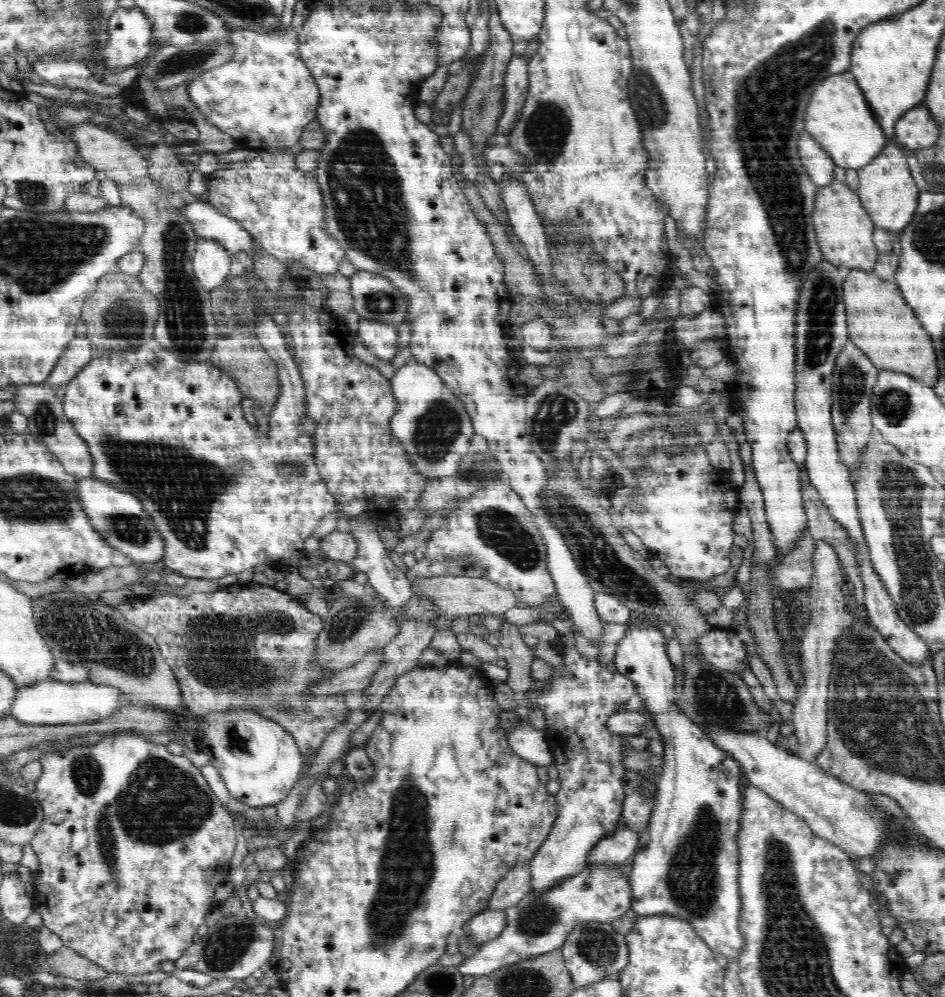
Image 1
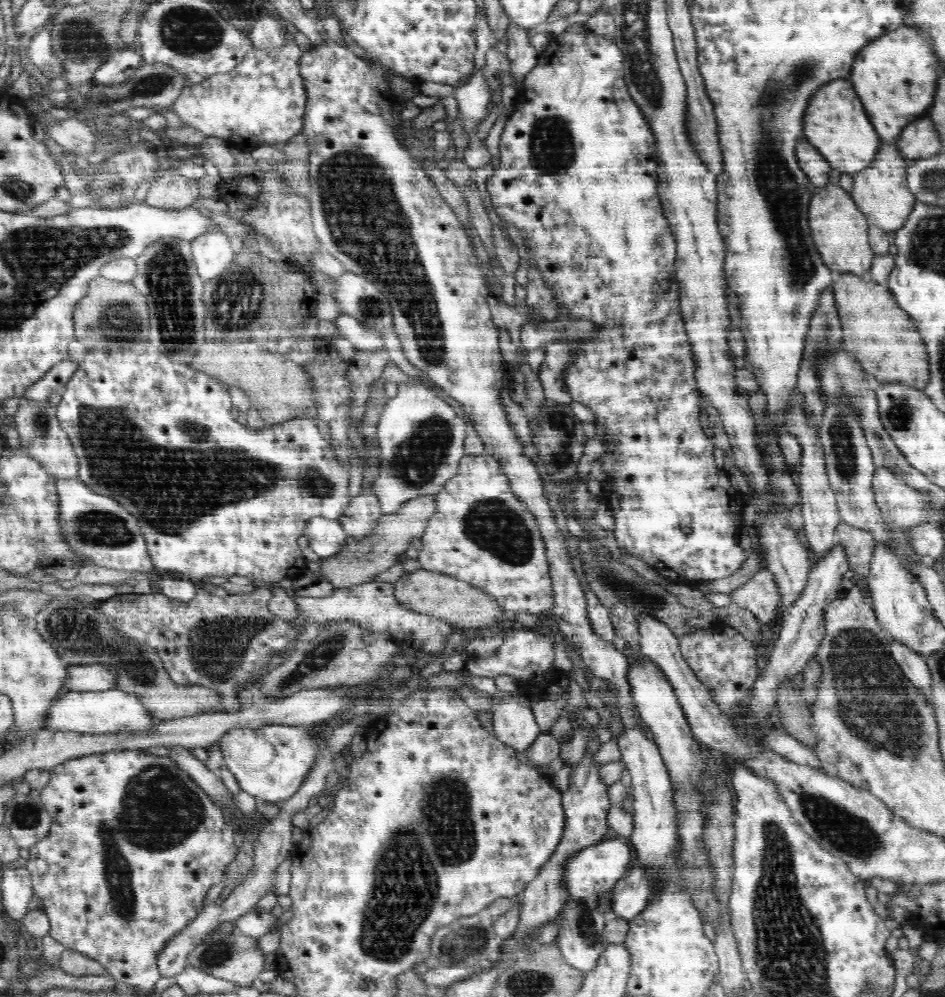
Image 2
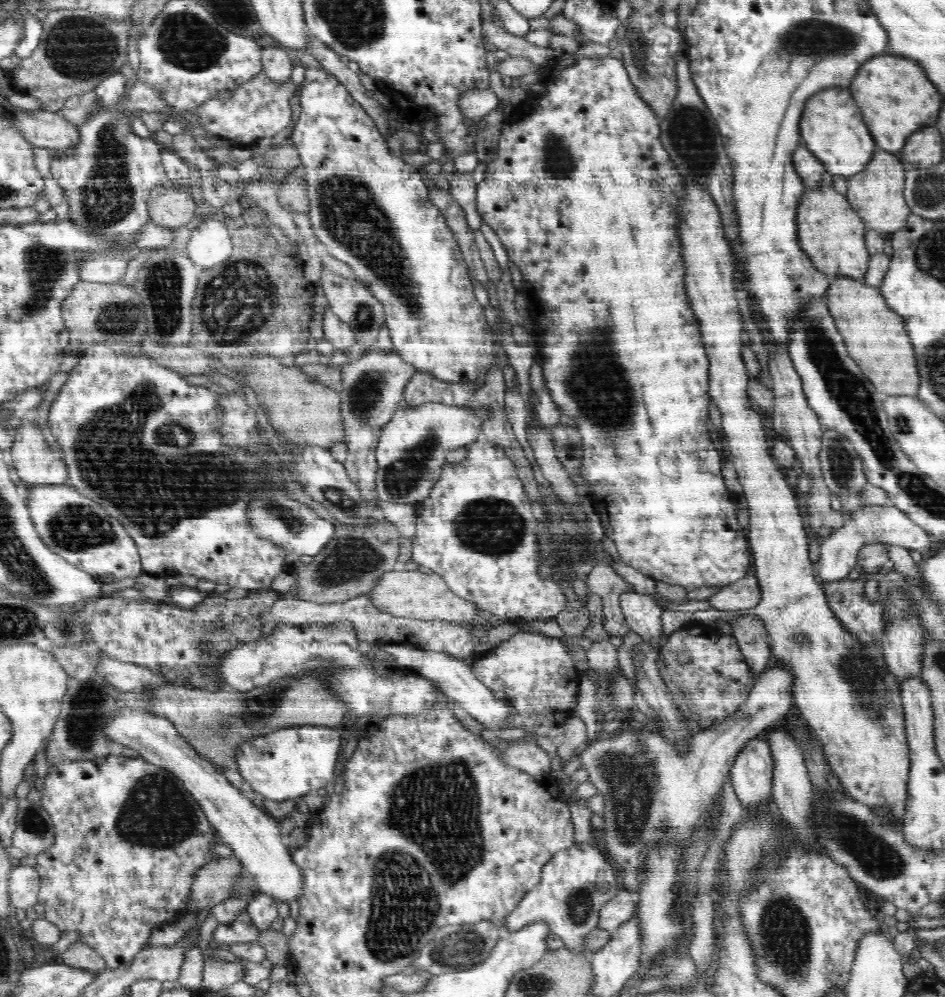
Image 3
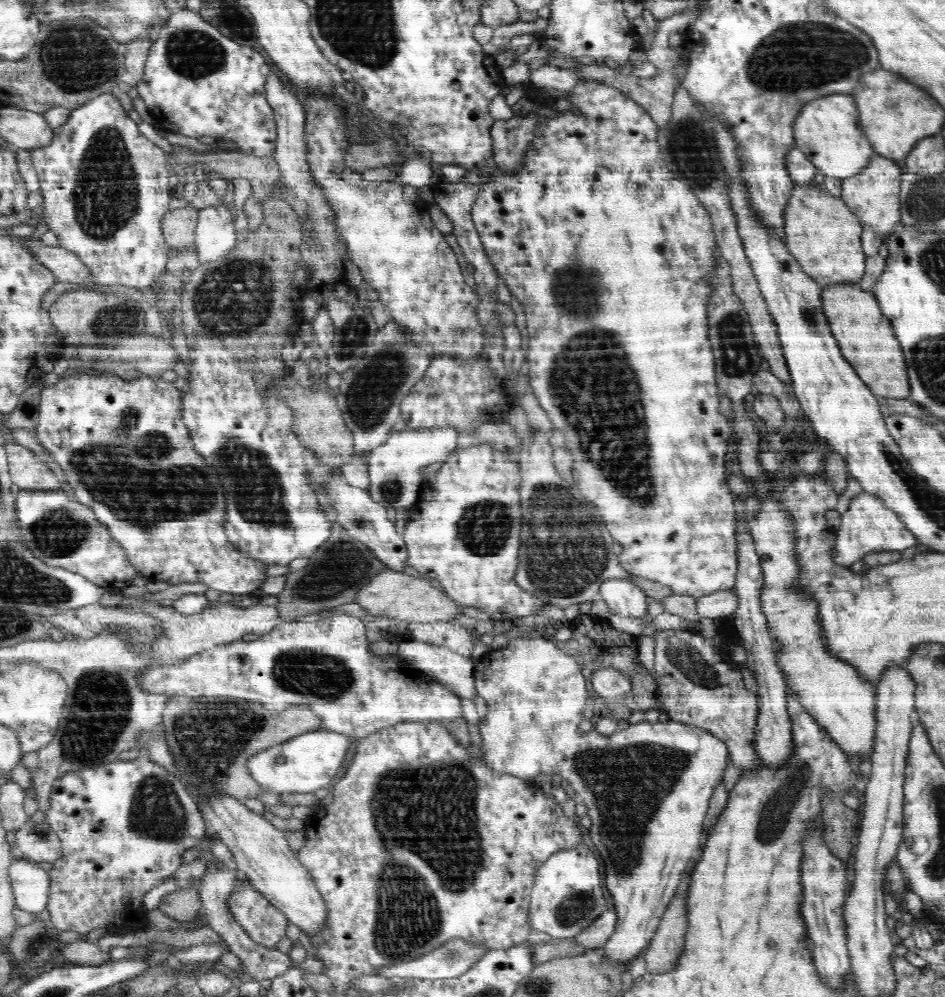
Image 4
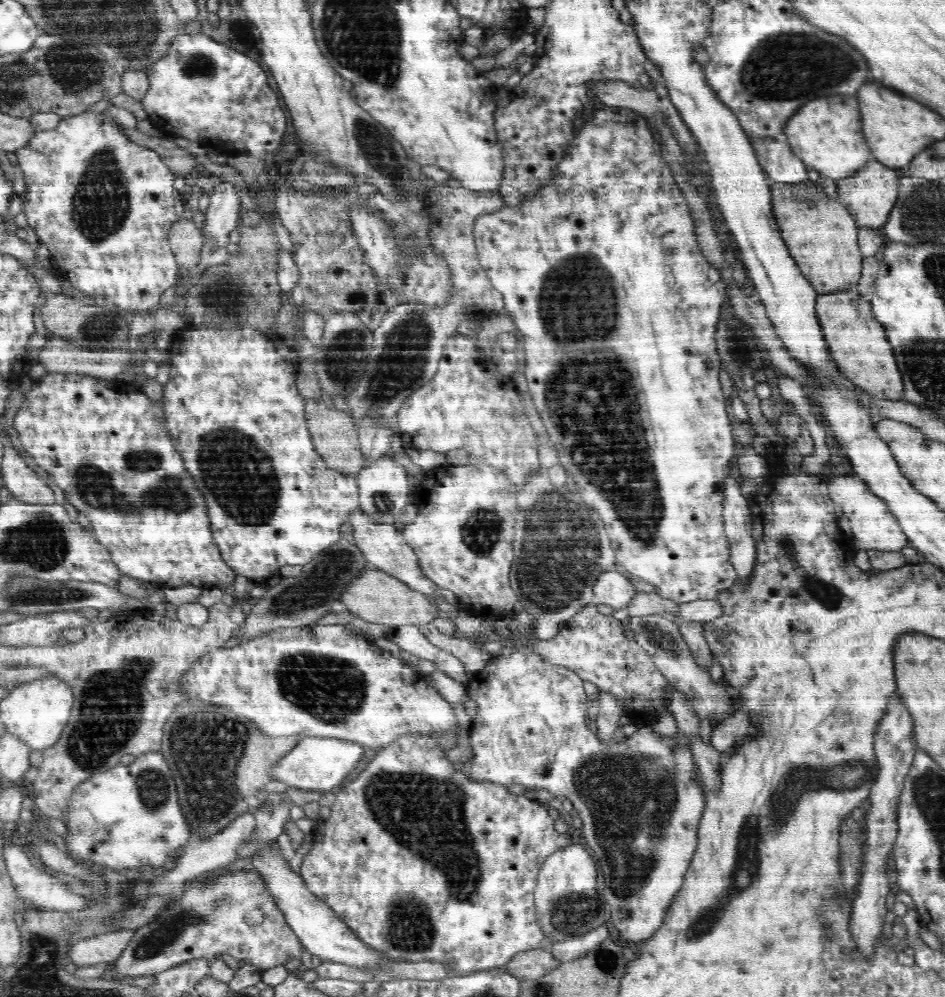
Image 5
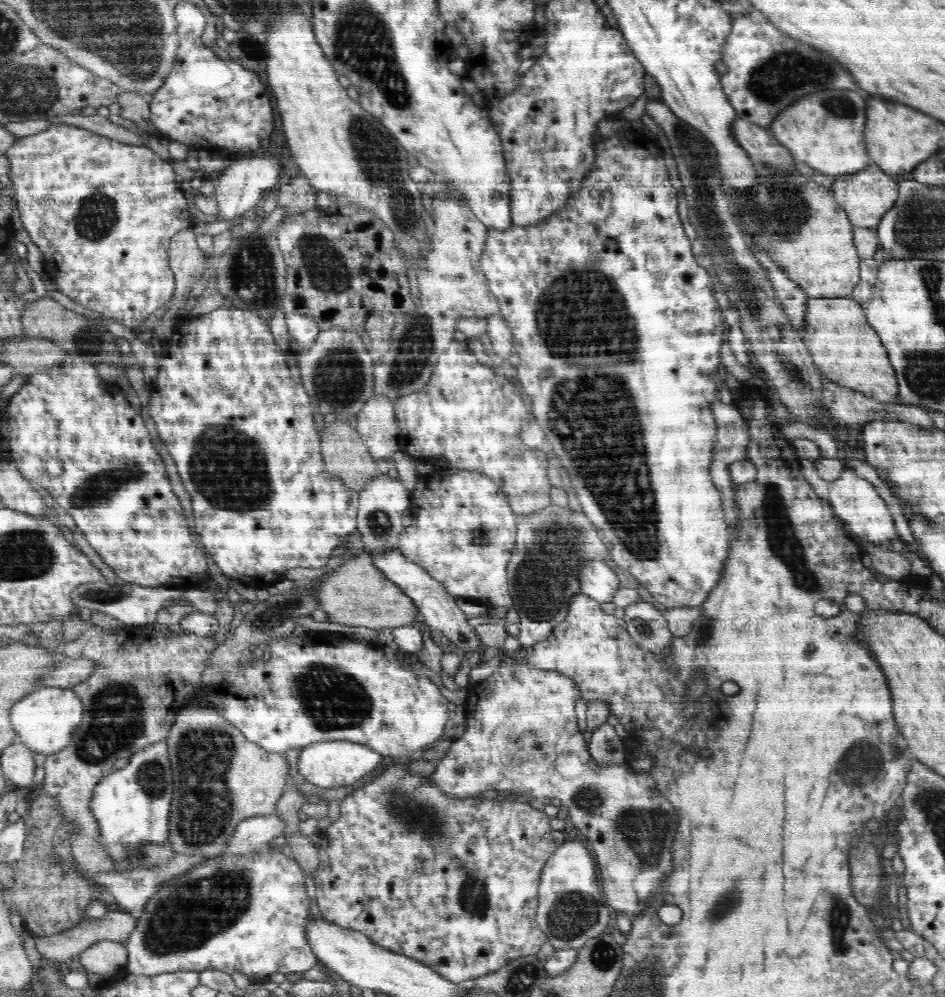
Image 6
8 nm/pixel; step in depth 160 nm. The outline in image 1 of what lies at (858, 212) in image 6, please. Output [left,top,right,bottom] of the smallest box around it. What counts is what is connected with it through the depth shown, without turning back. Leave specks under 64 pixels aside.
[857,142,921,232]

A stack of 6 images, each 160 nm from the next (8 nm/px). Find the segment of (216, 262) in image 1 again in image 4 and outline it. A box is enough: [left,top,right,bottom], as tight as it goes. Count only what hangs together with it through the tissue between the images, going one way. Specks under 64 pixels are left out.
[194,201,236,262]

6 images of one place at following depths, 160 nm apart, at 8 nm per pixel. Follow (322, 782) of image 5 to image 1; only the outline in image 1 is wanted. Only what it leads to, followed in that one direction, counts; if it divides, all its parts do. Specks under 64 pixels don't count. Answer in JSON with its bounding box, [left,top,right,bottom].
[179,704,304,807]

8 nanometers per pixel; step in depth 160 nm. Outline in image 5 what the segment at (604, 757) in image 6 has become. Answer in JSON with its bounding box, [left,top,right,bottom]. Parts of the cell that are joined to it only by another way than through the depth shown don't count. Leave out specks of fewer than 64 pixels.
[595,690,625,744]

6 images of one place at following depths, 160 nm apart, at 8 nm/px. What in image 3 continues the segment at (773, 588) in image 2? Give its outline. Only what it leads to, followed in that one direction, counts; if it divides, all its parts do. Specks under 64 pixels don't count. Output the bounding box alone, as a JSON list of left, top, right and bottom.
[708,572,760,610]

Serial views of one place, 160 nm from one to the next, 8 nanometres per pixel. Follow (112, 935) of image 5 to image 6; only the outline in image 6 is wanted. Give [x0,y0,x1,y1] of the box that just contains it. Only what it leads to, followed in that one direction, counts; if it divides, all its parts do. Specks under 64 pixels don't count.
[78,940,127,974]

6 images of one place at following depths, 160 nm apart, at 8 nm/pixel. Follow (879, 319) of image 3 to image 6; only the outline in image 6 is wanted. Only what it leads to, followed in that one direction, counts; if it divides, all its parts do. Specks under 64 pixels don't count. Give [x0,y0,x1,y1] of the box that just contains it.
[803,297,899,403]

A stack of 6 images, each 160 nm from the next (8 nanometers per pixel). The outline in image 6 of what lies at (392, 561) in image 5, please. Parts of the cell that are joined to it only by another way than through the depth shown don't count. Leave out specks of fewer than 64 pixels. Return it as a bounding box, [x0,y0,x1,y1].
[370,548,484,654]

